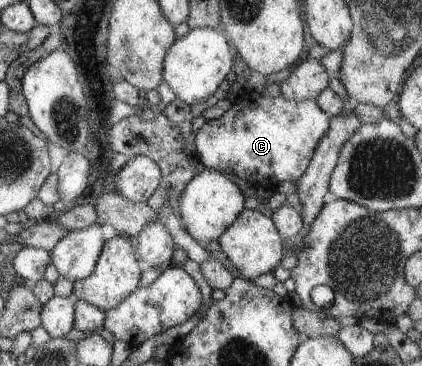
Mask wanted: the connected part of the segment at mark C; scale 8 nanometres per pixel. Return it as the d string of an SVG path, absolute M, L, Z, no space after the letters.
M250 89L233 97L230 109L219 119L207 120L196 131L194 146L205 168L225 171L229 167L251 185L274 193L279 183L296 182L306 172L329 122L329 115L314 99L265 97Z

